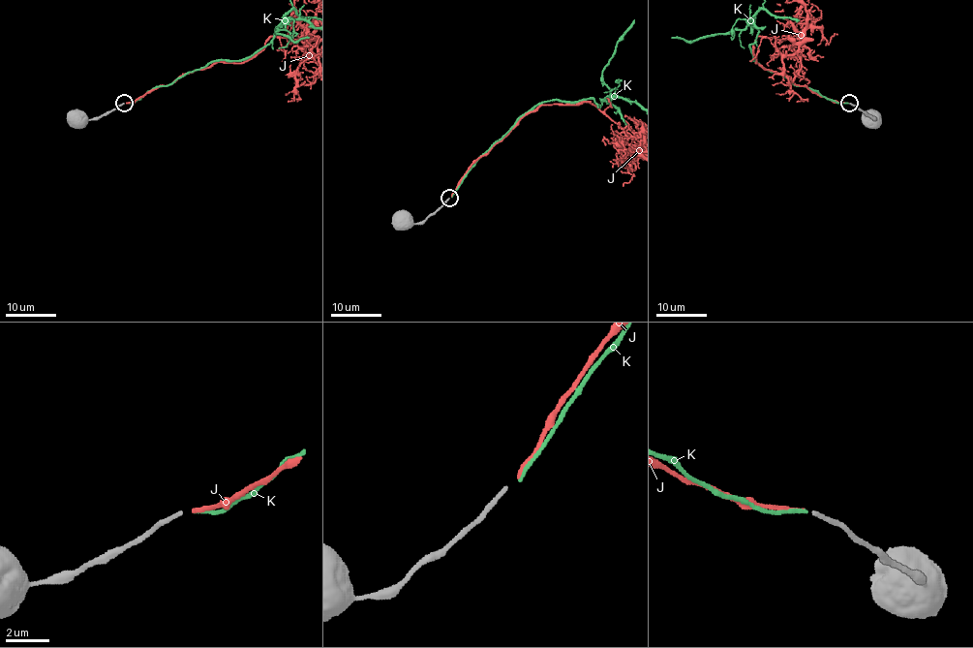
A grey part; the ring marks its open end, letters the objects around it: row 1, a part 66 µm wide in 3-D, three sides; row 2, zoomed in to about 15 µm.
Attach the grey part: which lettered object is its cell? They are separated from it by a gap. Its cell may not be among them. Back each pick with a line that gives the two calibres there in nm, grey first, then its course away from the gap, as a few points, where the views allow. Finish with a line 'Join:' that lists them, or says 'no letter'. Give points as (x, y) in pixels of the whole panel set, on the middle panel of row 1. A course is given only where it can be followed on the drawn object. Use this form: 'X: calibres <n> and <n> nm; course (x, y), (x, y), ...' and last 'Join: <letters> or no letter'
J: calibres 160 and 180 nm
Join: J

